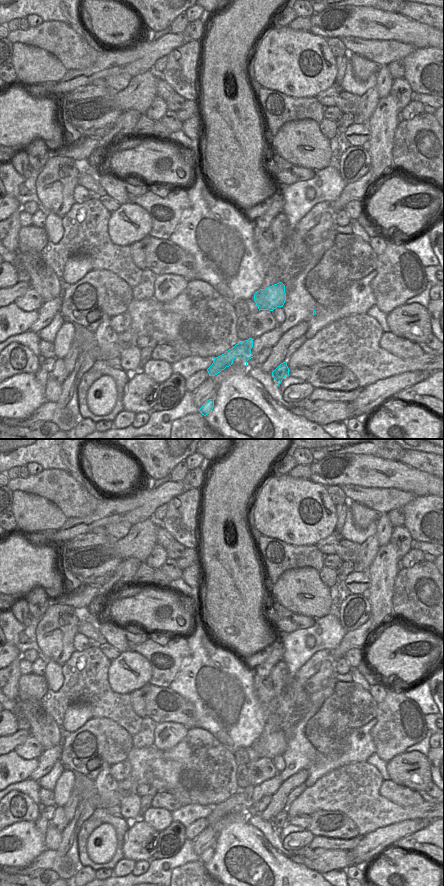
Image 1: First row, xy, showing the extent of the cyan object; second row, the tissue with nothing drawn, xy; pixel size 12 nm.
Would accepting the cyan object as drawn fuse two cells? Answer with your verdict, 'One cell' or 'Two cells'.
One cell

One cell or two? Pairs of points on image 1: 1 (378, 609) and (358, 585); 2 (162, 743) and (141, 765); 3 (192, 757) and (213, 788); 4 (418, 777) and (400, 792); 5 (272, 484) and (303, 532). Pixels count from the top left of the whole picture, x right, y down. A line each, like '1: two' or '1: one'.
1: two
2: two
3: one
4: two
5: one

